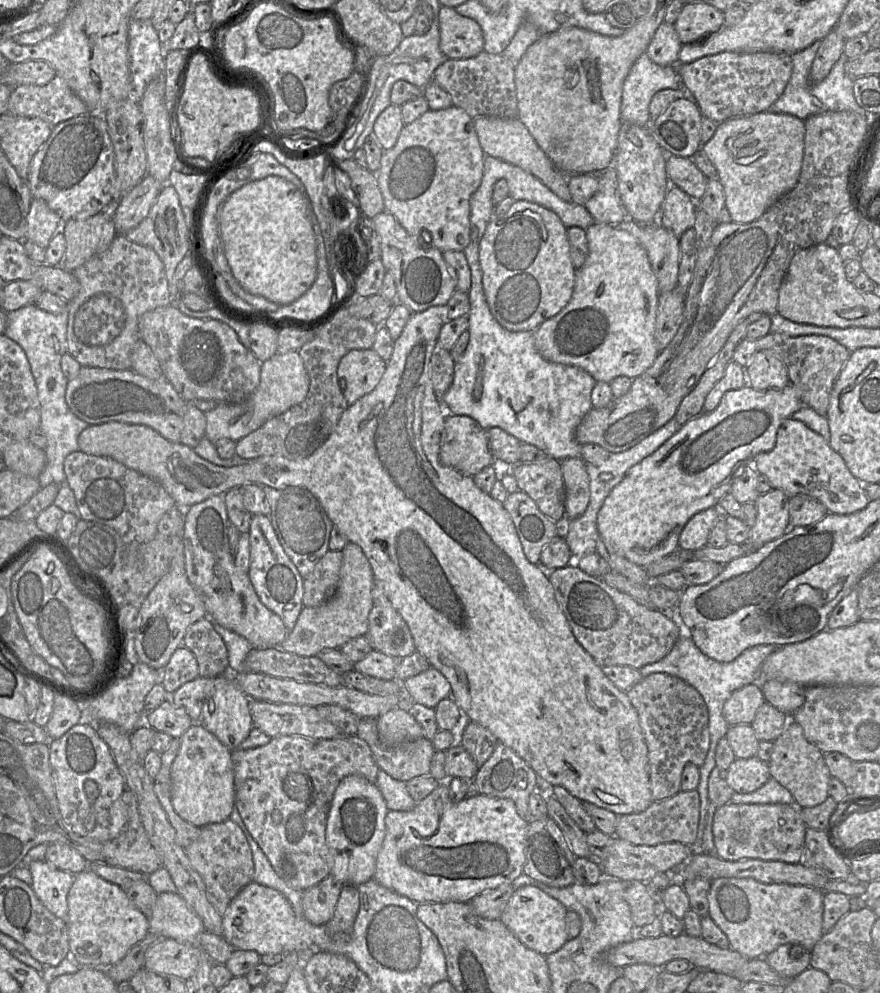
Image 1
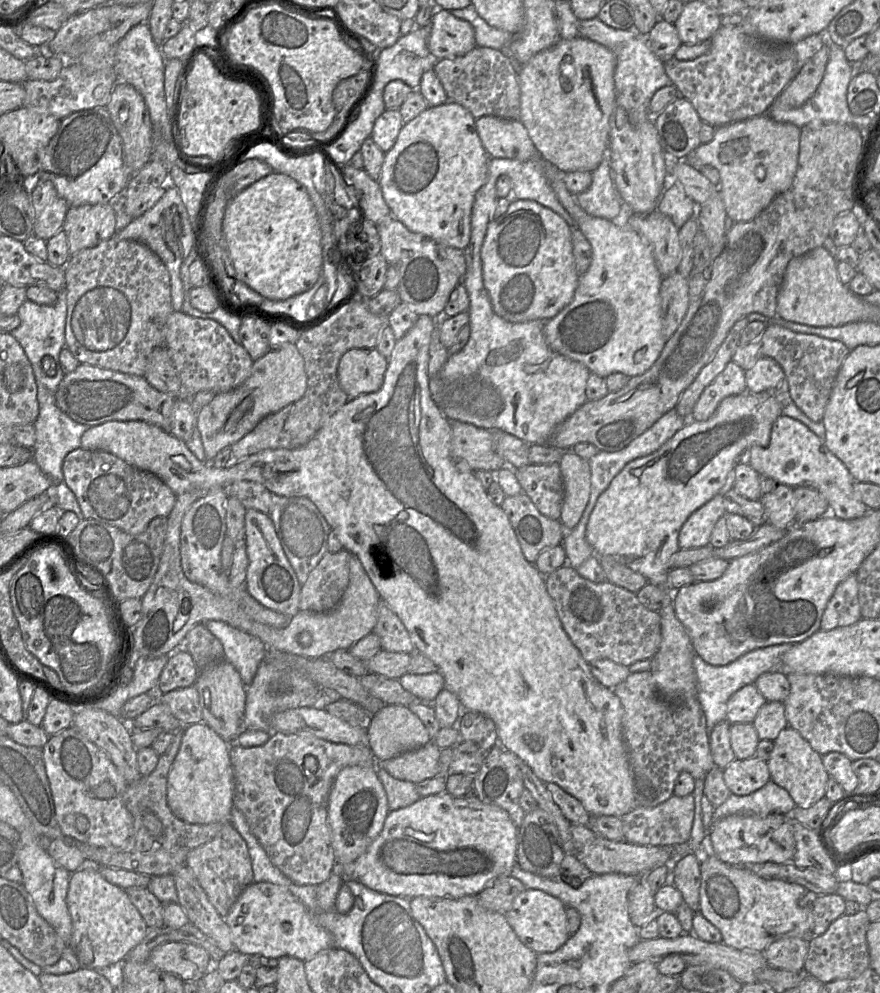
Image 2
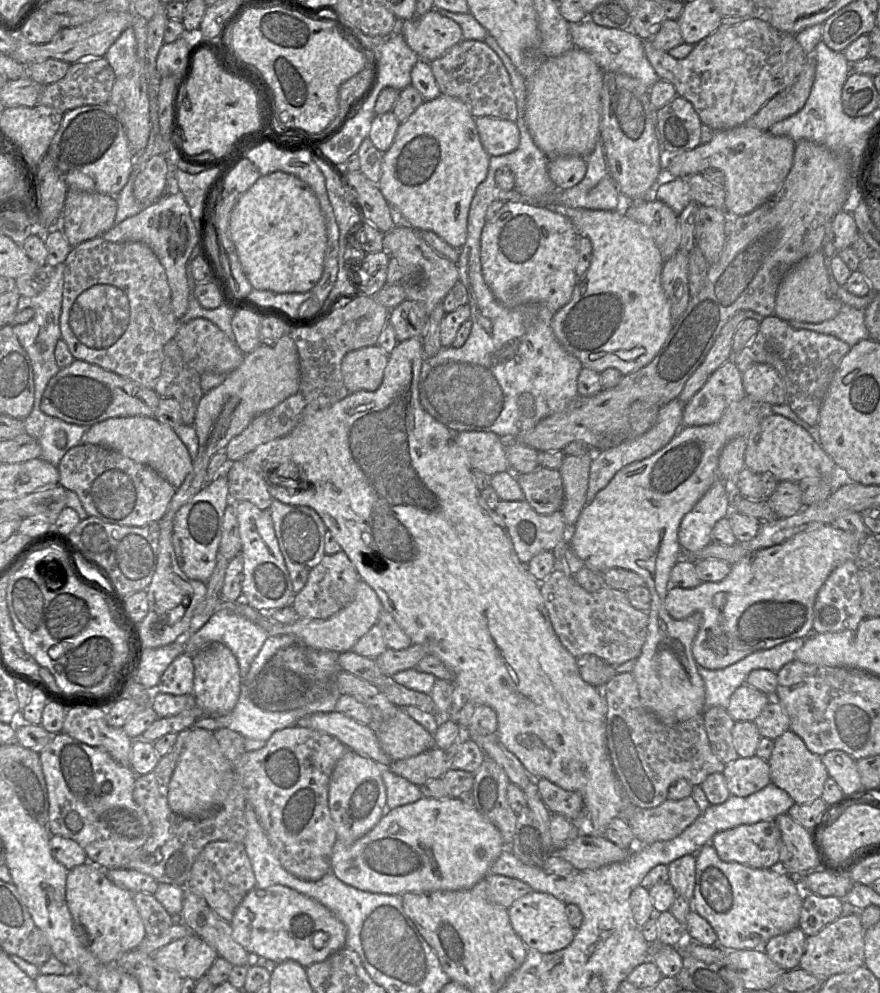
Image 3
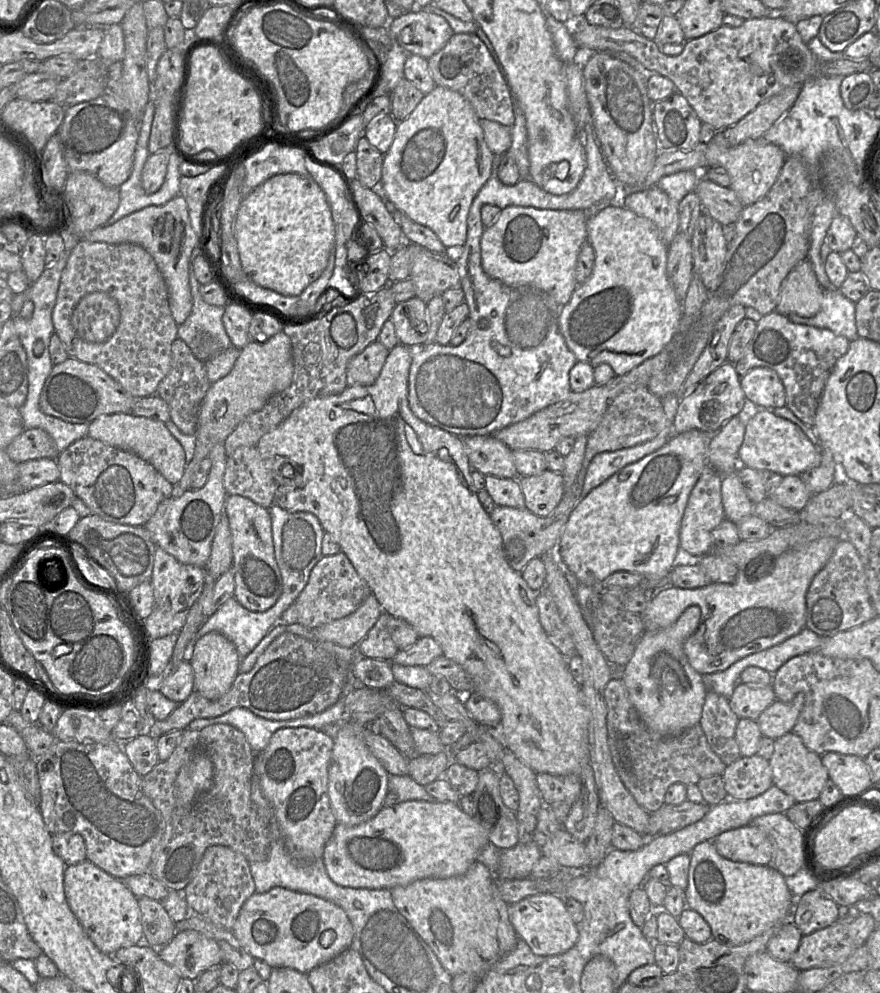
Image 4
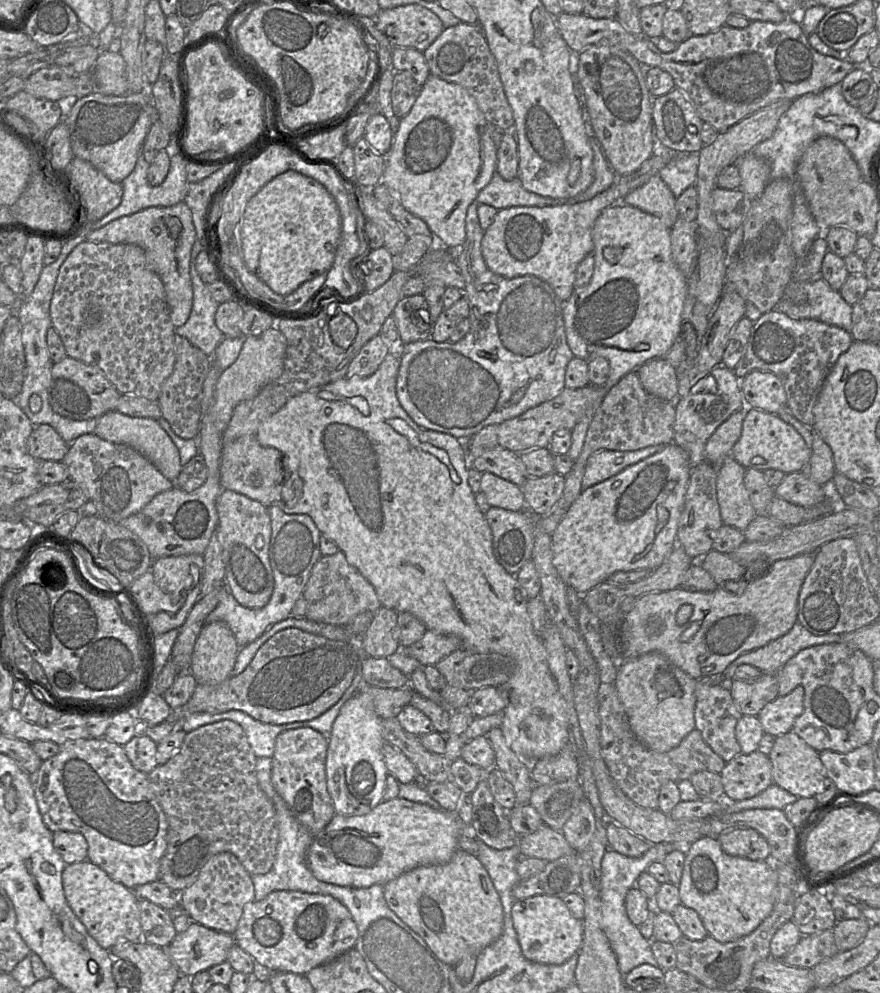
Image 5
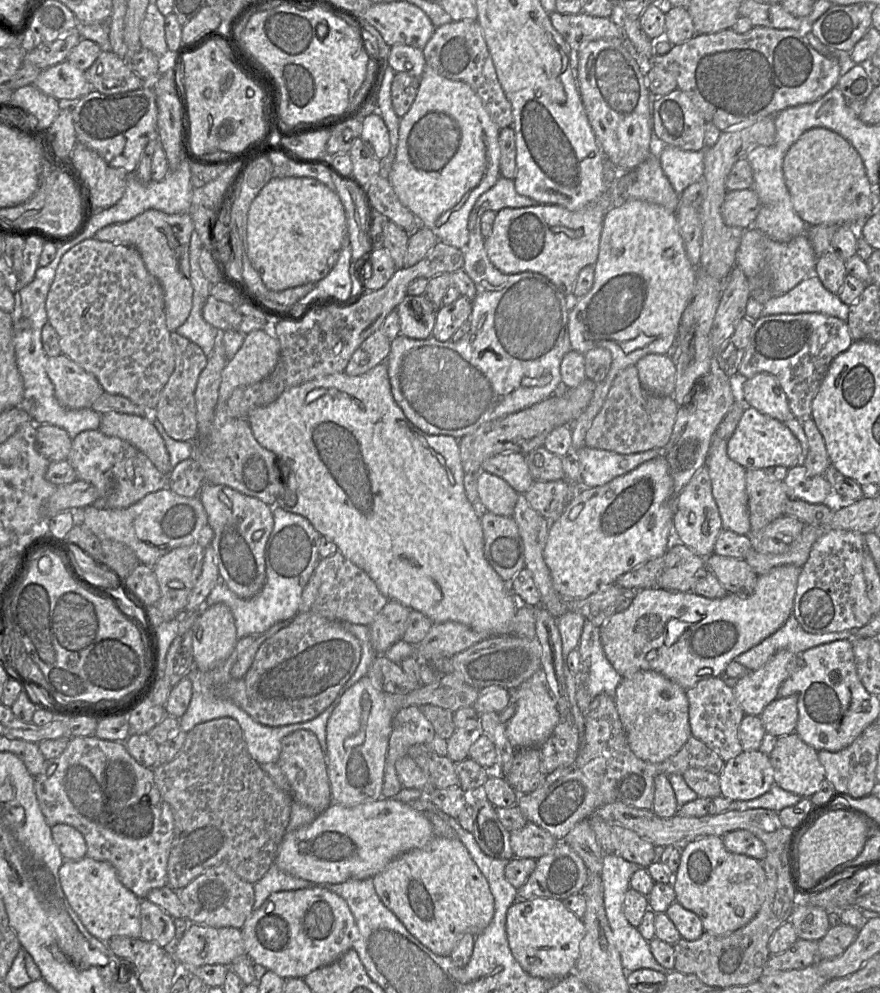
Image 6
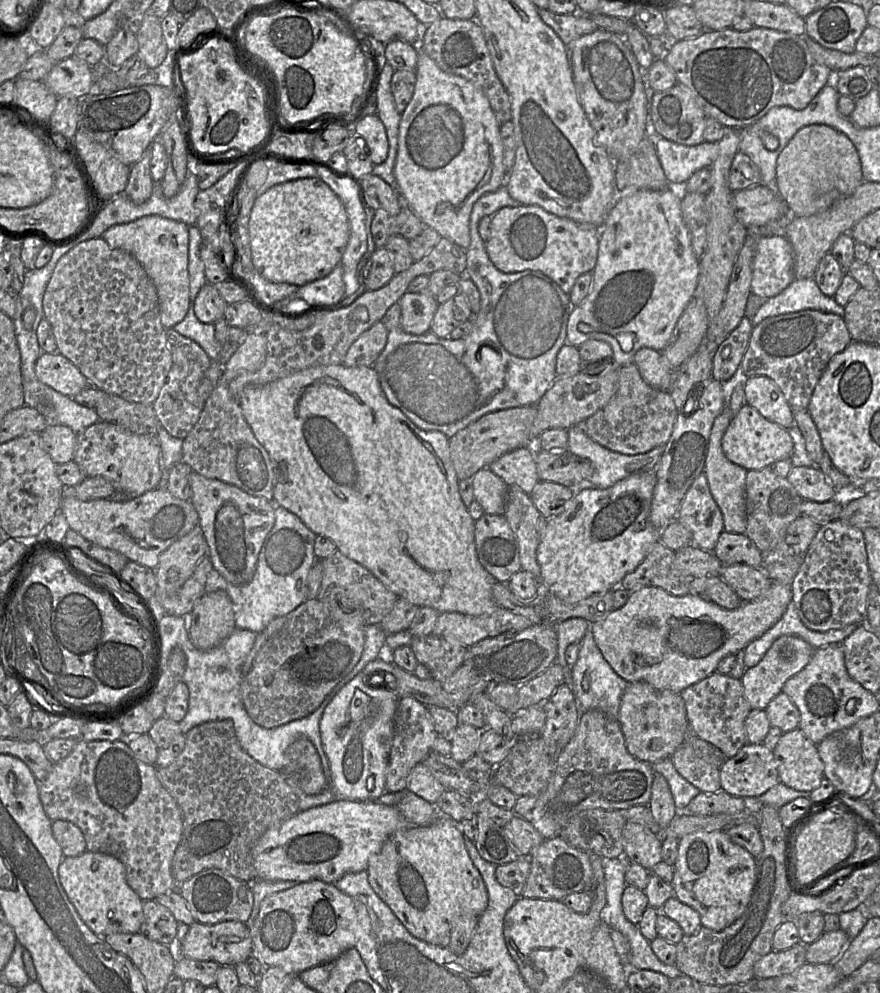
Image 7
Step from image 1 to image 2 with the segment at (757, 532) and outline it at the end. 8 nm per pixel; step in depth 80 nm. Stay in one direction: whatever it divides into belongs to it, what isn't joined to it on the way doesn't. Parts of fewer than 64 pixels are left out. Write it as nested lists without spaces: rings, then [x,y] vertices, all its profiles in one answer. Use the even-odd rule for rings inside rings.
[[[777,484],[775,489],[759,499],[765,509],[766,523],[788,530],[795,522],[794,488]]]

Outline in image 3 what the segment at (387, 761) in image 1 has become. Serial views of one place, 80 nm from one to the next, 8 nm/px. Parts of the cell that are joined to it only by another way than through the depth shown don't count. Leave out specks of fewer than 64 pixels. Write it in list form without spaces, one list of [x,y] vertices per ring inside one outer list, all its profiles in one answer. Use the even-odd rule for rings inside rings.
[[[436,746],[417,756],[393,762],[388,769],[420,786],[428,780],[442,778],[449,764],[445,760],[445,750]]]

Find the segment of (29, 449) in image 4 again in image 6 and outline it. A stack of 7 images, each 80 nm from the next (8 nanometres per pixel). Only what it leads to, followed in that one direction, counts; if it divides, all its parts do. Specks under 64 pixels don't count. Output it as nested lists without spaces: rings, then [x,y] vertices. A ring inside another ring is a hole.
[[[50,424],[37,425],[35,447],[50,462],[66,460],[72,441],[68,433],[60,427]]]

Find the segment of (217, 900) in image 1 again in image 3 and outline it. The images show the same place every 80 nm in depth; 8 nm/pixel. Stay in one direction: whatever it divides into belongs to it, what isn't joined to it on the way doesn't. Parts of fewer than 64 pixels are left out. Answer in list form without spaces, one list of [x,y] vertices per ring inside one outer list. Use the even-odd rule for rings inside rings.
[[[230,841],[208,843],[196,858],[186,886],[202,896],[216,915],[230,924],[244,897],[256,886],[244,844]]]

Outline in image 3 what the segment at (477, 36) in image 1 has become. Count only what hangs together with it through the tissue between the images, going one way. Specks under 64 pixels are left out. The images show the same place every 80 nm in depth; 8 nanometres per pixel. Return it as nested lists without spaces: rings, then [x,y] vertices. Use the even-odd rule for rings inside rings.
[[[437,10],[404,20],[401,34],[419,58],[428,62],[441,57],[463,40],[459,24]]]

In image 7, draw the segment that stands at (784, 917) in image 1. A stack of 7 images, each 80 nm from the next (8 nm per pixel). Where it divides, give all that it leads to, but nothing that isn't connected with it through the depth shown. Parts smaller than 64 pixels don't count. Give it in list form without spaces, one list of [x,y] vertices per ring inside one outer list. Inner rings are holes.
[[[726,830],[698,831],[680,838],[673,869],[674,897],[699,913],[703,927],[716,932],[742,916],[756,882],[755,858],[734,843]]]

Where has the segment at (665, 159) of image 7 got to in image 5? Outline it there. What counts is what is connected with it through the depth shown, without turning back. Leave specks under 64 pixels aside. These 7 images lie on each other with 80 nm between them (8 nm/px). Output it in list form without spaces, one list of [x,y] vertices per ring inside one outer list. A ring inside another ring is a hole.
[[[677,153],[659,171],[659,175],[678,198],[684,190],[695,185],[698,177],[698,166],[698,153]]]

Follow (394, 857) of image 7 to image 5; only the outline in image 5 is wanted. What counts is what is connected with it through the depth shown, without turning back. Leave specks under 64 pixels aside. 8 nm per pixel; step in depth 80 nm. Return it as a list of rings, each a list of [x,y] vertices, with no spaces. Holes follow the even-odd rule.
[[[462,849],[449,862],[416,867],[386,883],[383,889],[388,907],[450,966],[465,956],[477,956],[503,932],[500,896],[482,863]]]

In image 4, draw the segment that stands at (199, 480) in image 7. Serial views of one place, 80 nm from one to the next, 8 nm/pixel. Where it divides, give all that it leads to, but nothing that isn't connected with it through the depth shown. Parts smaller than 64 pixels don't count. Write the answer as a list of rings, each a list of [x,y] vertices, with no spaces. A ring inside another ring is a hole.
[[[228,495],[224,514],[228,518],[232,538],[231,568],[235,581],[233,598],[249,611],[266,611],[276,603],[283,591],[281,573],[274,556],[269,510],[246,497]]]

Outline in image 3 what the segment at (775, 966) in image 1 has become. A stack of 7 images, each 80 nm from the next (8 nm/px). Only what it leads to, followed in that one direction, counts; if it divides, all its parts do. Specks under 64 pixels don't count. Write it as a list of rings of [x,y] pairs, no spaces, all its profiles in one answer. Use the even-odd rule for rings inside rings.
[[[799,928],[771,938],[764,951],[767,956],[785,971],[799,968],[805,952],[807,936]]]

